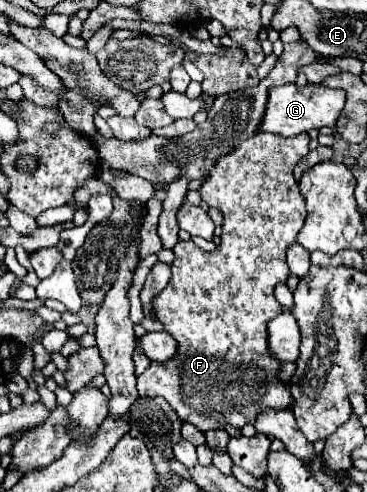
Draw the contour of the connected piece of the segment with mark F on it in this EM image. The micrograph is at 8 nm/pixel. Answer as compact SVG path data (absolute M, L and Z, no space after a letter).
M259 132L245 140L237 152L231 152L219 160L209 180L199 188L203 202L223 214L223 236L221 244L213 252L197 248L192 240L179 240L173 248L175 260L171 264L173 276L167 288L155 296L155 318L165 326L165 330L179 342L179 352L167 362L151 362L151 366L137 378L139 396L155 398L163 396L183 420L189 420L201 432L219 430L225 424L241 428L245 424L255 424L257 432L267 432L279 438L285 448L303 458L309 464L317 454L313 444L299 432L293 412L287 408L291 404L291 394L287 386L279 382L277 372L281 364L267 352L267 322L281 314L281 306L275 300L275 286L287 280L289 266L285 262L287 248L295 242L295 236L303 228L307 210L303 196L293 178L295 164L309 152L309 134L303 132L293 138L275 136L269 132Z

